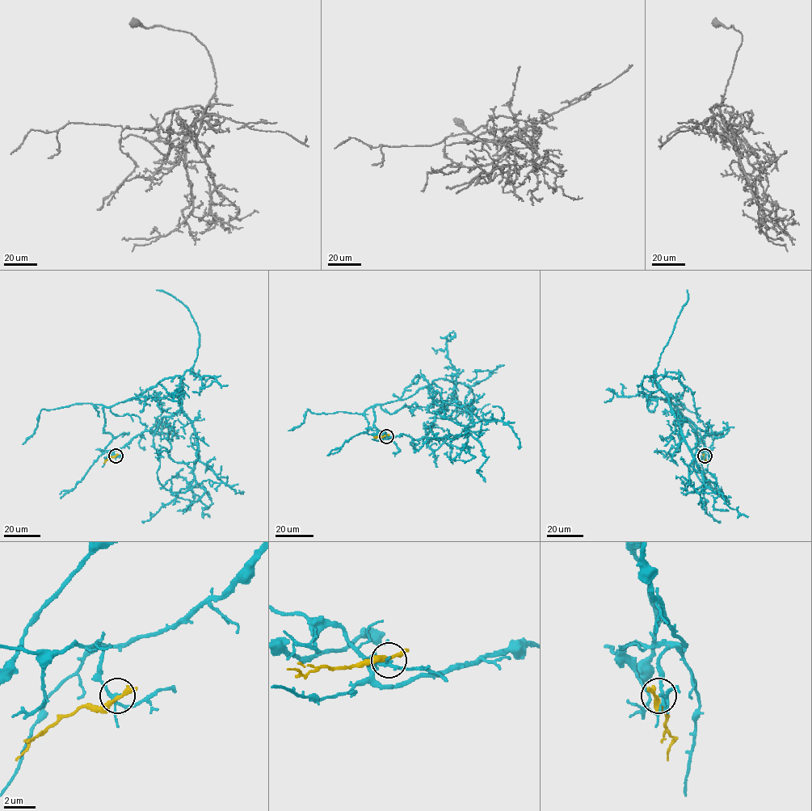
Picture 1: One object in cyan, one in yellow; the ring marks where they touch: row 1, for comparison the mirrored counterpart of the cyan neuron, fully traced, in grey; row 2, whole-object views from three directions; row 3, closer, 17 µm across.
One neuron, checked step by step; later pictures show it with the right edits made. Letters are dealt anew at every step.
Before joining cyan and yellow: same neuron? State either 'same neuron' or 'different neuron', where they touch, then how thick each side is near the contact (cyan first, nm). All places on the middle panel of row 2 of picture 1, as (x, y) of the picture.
different neuron | (386, 436) | 160/260 nm

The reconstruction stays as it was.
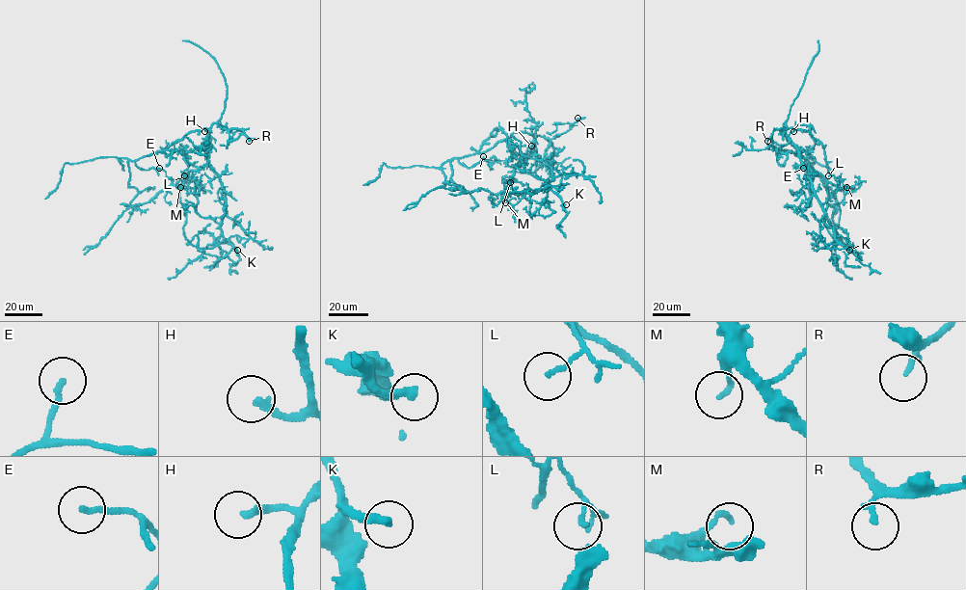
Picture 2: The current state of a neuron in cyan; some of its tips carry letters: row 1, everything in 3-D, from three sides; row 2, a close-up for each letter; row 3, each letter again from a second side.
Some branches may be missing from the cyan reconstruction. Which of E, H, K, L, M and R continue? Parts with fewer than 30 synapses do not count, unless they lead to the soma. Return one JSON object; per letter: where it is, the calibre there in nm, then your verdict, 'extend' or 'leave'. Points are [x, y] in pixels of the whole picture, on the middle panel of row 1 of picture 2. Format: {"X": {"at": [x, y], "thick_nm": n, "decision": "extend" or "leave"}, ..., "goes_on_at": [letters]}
{"E": {"at": [483, 156], "thick_nm": 160, "decision": "leave"}, "H": {"at": [531, 146], "thick_nm": 240, "decision": "extend"}, "K": {"at": [566, 204], "thick_nm": 300, "decision": "extend"}, "L": {"at": [510, 182], "thick_nm": 120, "decision": "leave"}, "M": {"at": [505, 202], "thick_nm": 160, "decision": "leave"}, "R": {"at": [577, 118], "thick_nm": 160, "decision": "extend"}, "goes_on_at": ["H", "K", "R"]}

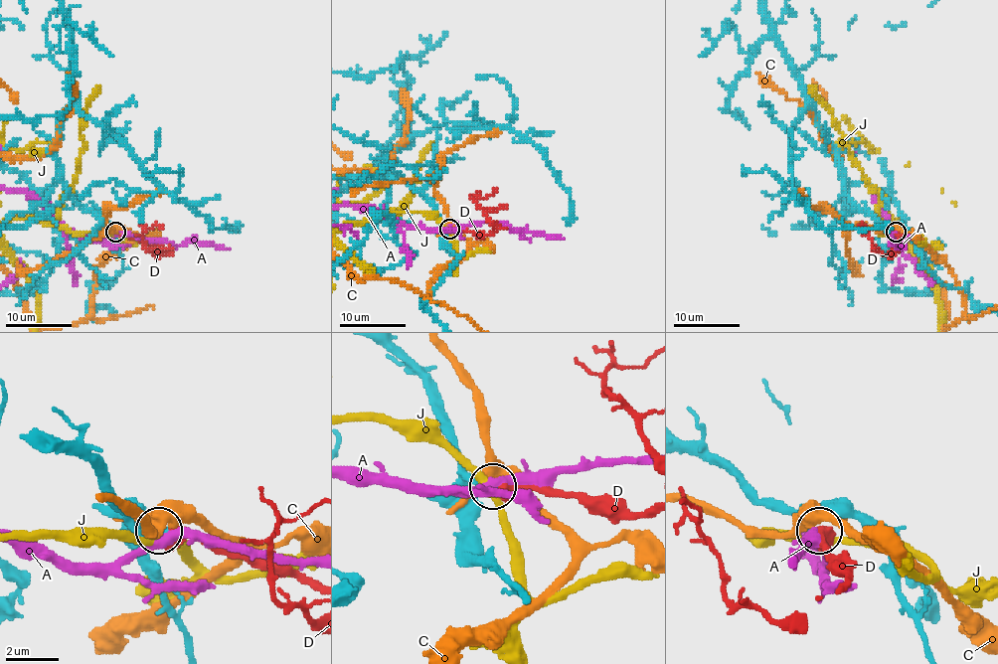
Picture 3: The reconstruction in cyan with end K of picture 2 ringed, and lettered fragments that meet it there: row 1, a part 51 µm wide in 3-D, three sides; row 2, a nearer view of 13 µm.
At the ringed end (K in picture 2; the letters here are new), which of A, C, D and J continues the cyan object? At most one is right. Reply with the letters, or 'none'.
D

